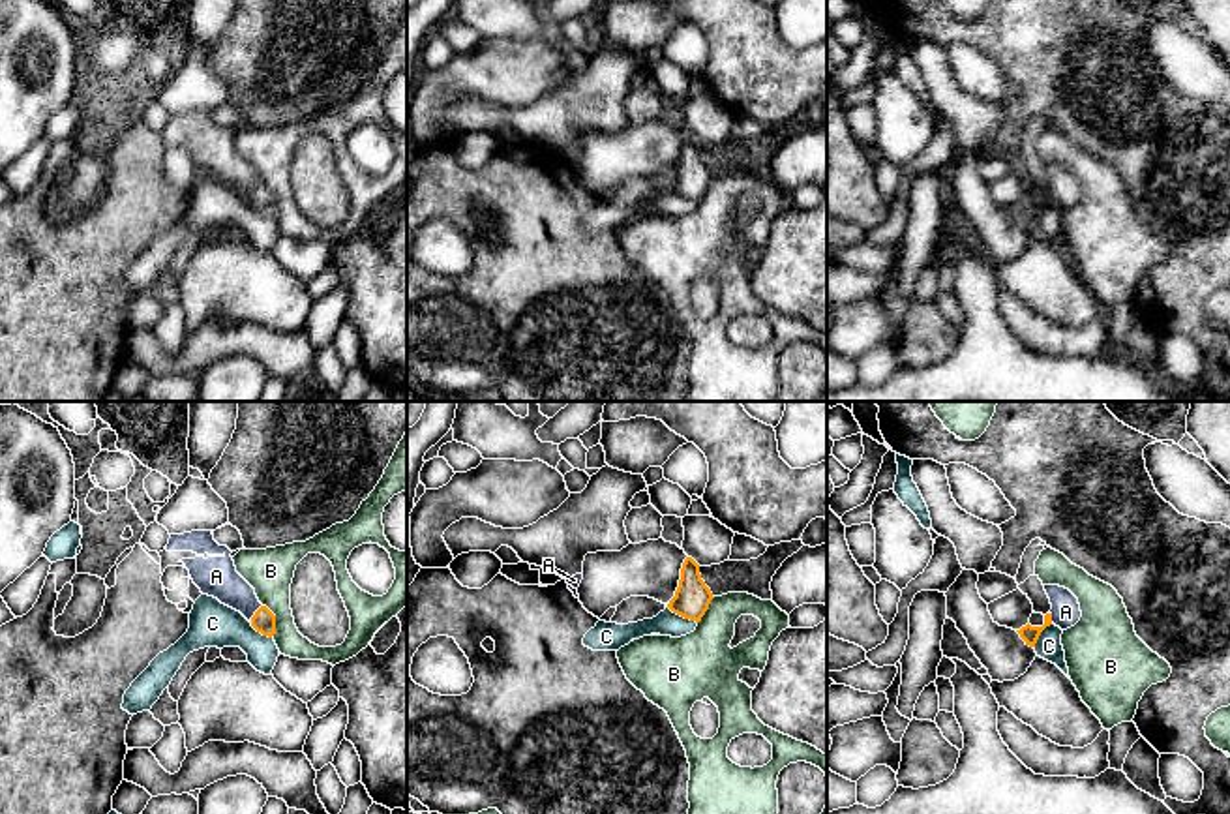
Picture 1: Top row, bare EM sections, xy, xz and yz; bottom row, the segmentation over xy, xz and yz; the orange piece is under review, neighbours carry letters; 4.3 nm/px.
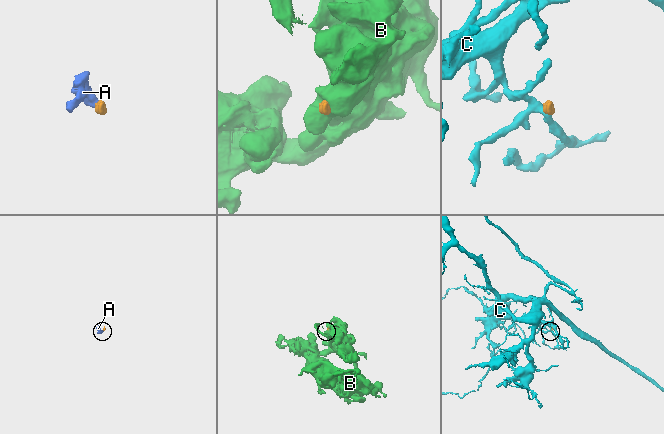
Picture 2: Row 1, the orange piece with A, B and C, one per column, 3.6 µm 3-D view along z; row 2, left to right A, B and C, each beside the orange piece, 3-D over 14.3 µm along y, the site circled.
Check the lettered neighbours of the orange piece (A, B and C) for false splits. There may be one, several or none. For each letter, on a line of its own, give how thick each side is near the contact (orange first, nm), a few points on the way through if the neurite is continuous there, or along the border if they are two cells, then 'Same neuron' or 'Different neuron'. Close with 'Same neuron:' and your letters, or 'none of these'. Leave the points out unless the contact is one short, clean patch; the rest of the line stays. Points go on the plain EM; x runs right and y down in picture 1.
A: Thickness 100 nm (orange) against 180 nm. Path across: xy (263, 201), (255, 194), (216, 156). Same neuron
B: Thickness 100 nm (orange) against 200 nm. Boundary: xy (263, 184), (274, 195), (272, 216). Different neuron
C: Thickness 160 nm (orange) against 110 nm. Boundary: xz (668, 186), (696, 203). Different neuron
Same neuron: A

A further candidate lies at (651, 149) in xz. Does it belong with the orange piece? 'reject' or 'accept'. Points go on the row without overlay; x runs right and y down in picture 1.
reject

